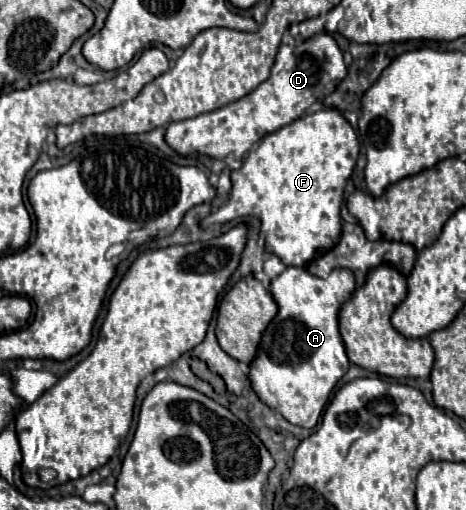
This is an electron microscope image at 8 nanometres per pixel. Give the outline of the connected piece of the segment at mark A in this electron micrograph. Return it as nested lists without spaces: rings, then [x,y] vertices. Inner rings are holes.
[[[286,267],[270,283],[278,313],[262,333],[248,381],[262,403],[298,427],[316,427],[334,385],[348,371],[350,363],[338,331],[338,311],[354,289],[352,271],[342,267],[326,279],[314,277],[302,267]]]

